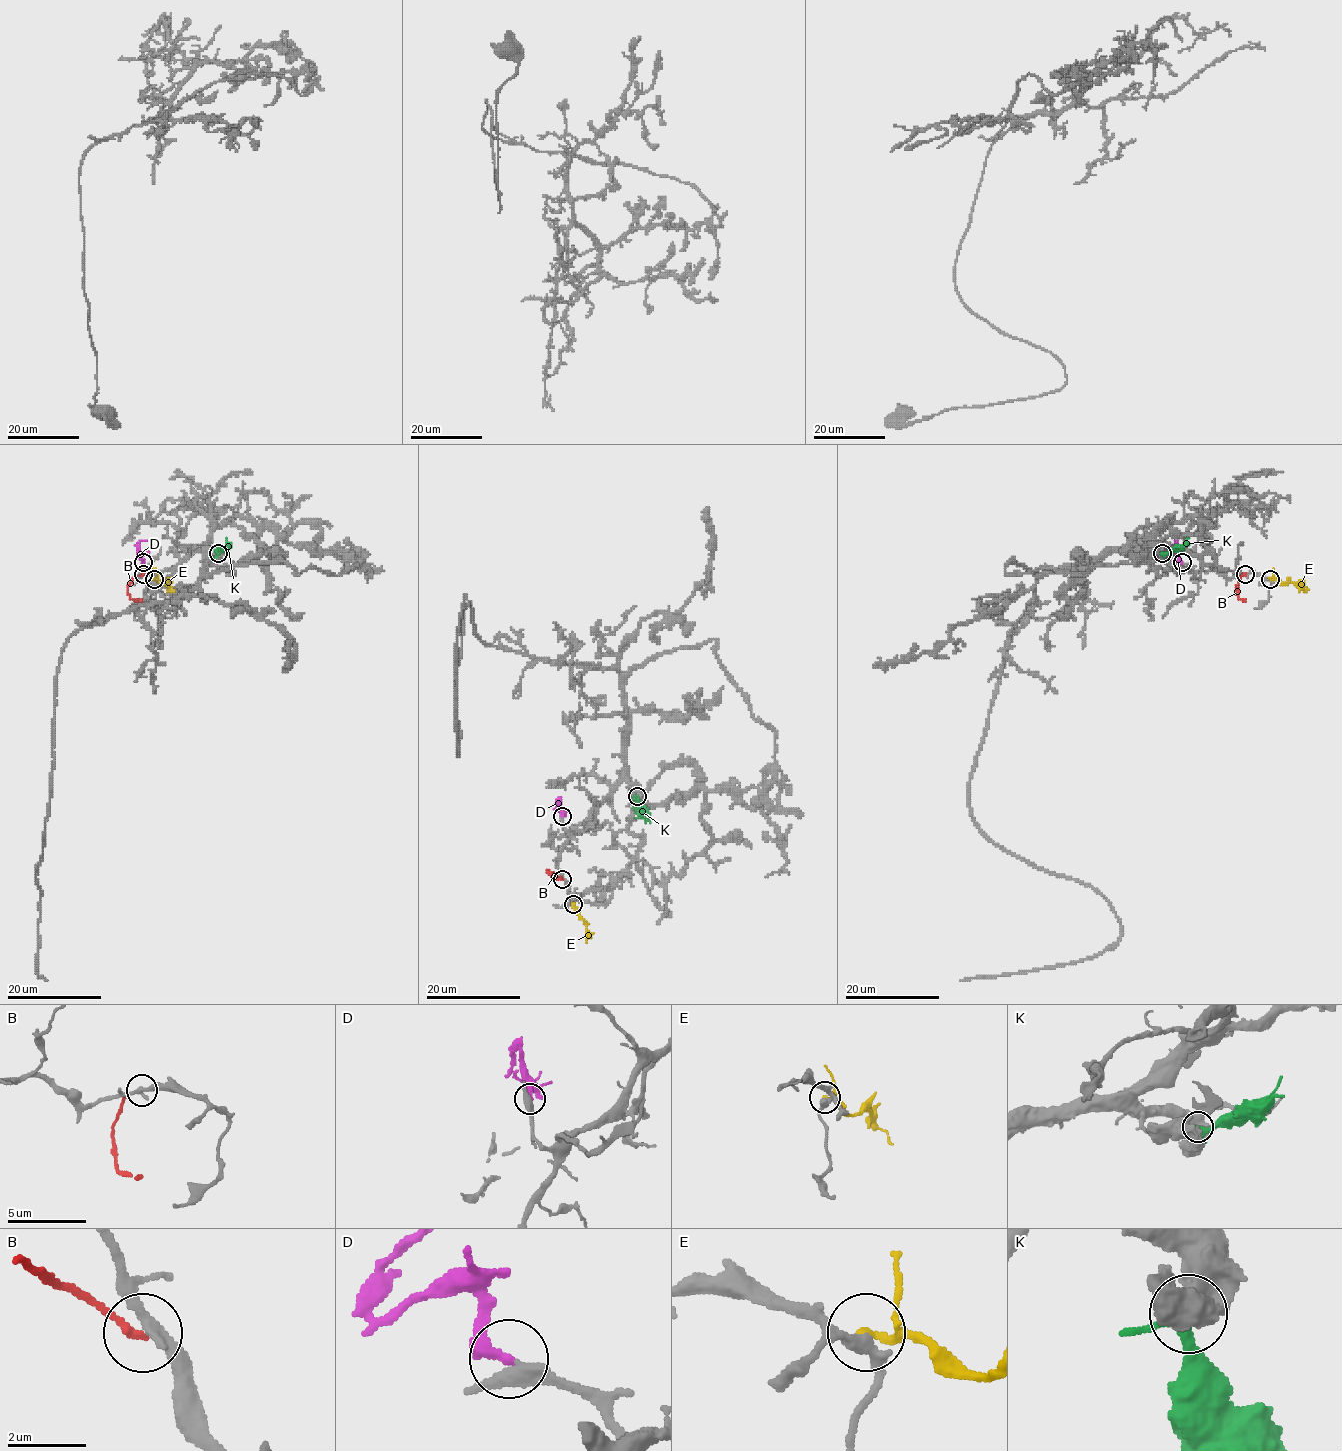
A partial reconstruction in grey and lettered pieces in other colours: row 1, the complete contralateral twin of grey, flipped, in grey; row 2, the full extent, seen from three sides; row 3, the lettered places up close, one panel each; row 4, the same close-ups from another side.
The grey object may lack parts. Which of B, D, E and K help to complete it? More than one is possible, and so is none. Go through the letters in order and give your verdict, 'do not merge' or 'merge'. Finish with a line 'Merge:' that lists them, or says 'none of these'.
B: do not merge
D: merge
E: do not merge
K: do not merge
Merge: D

